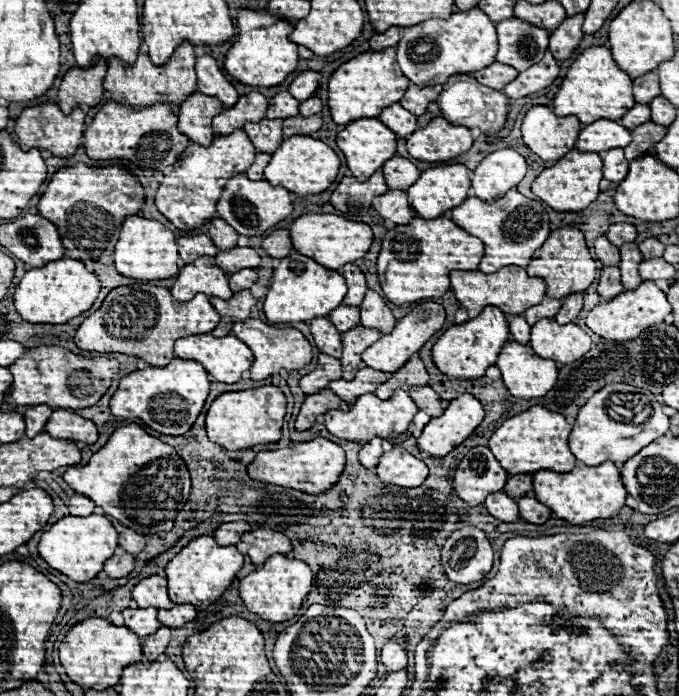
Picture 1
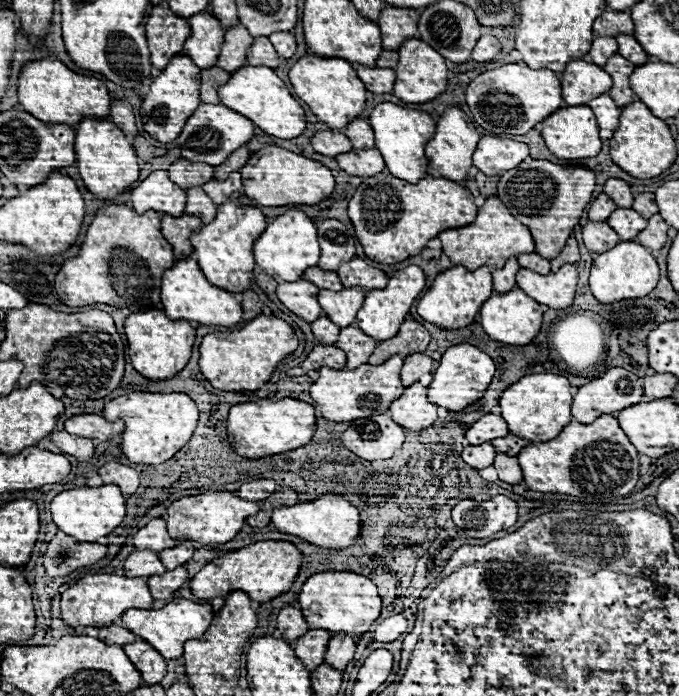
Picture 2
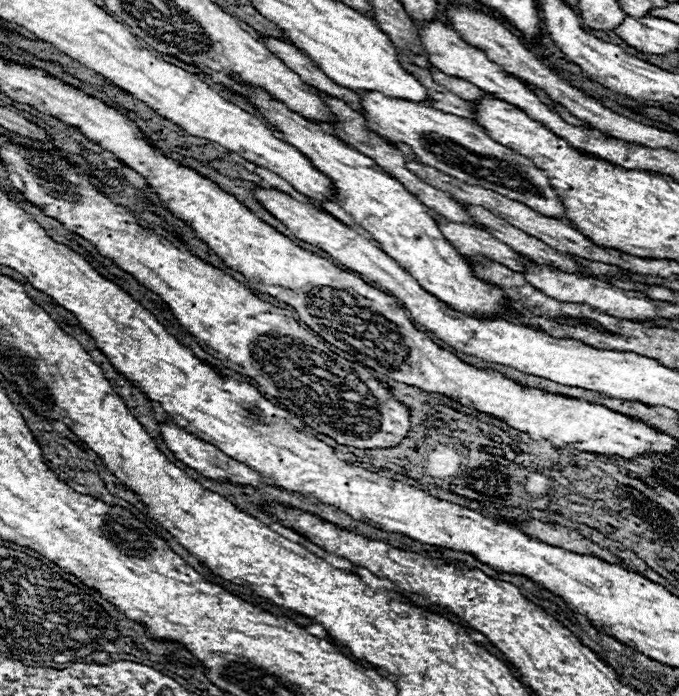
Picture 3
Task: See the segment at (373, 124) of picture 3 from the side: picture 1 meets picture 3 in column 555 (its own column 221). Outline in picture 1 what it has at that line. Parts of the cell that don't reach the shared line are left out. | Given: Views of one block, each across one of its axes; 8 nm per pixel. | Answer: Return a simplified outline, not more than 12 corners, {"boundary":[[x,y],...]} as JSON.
{"boundary":[[246,174],[228,178],[216,206],[242,236],[290,216],[290,192]]}

